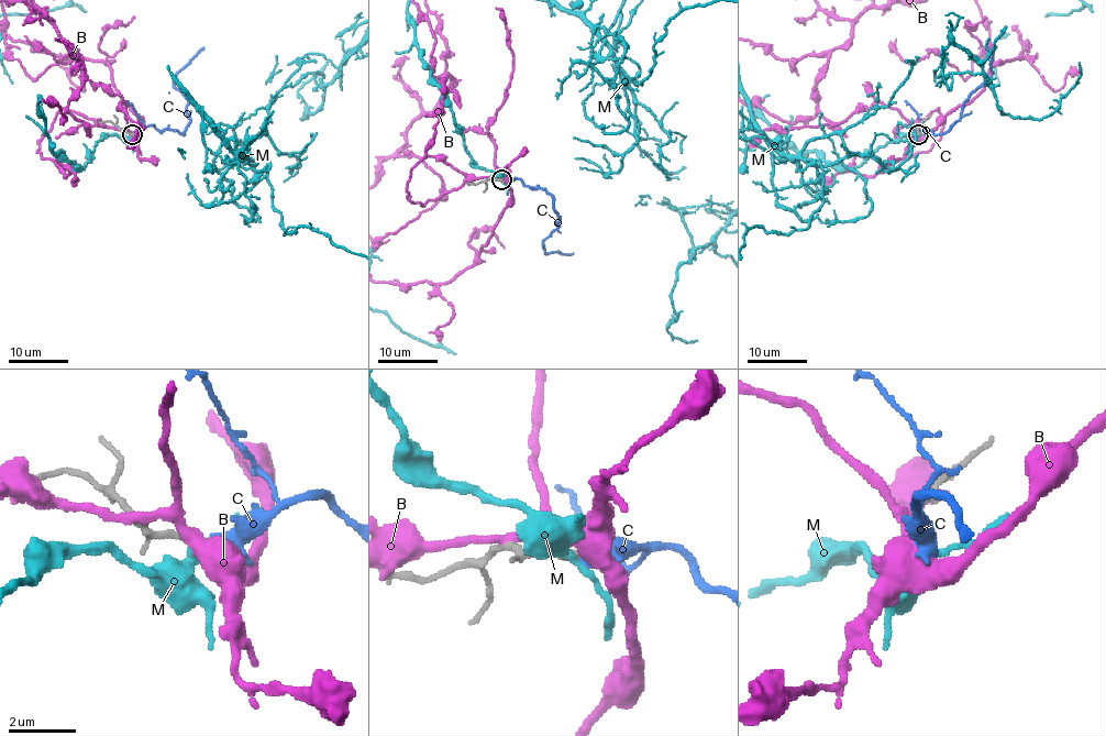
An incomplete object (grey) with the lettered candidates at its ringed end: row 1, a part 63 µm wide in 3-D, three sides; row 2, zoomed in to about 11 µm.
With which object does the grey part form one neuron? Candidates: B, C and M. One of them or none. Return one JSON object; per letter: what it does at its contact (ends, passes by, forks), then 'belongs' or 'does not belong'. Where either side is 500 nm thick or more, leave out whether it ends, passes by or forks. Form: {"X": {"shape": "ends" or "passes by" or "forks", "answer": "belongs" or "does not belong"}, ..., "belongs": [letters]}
{"B": {"shape": "passes by", "answer": "does not belong"}, "C": {"shape": "passes by", "answer": "belongs"}, "M": {"shape": "passes by", "answer": "does not belong"}, "belongs": ["C"]}

